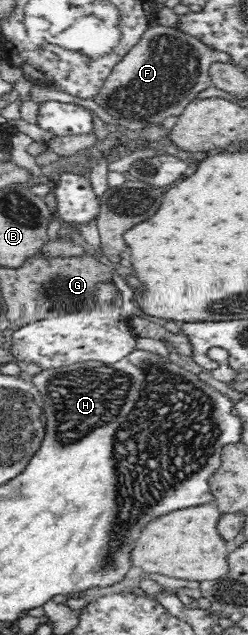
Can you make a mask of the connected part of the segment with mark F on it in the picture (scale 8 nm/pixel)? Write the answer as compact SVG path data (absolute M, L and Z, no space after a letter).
M152 24L145 37L111 68L109 75L103 78L89 101L99 105L109 117L161 125L166 117L181 115L197 93L212 85L210 69L213 64L228 63L225 59L223 53L209 49L204 43L178 32L174 27Z

